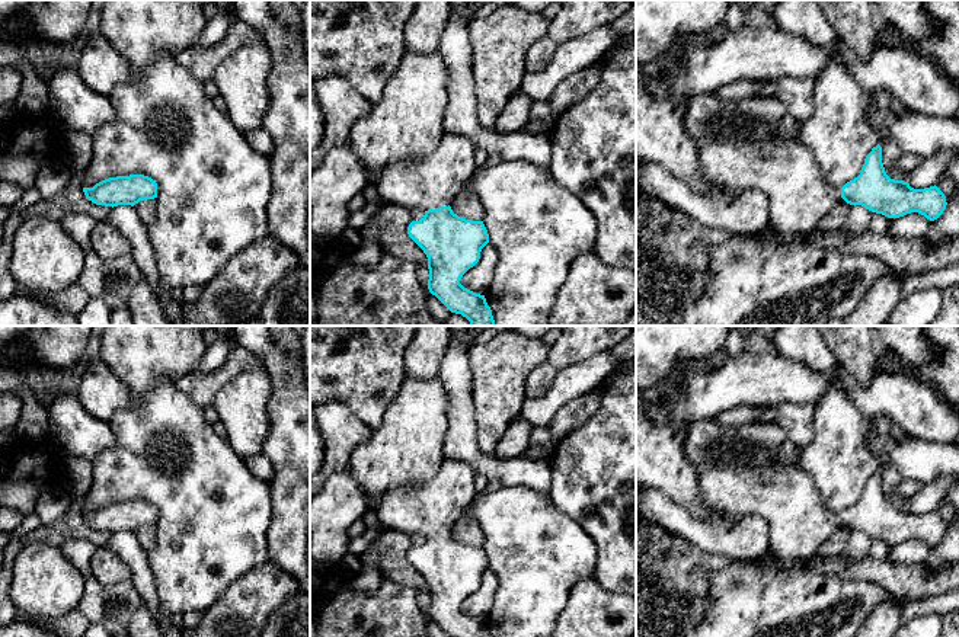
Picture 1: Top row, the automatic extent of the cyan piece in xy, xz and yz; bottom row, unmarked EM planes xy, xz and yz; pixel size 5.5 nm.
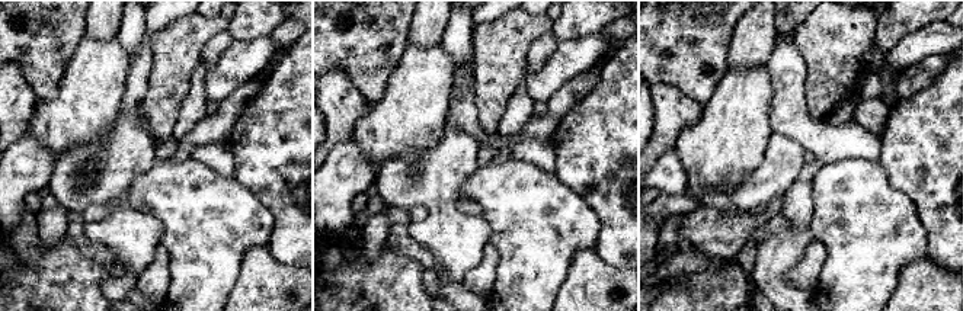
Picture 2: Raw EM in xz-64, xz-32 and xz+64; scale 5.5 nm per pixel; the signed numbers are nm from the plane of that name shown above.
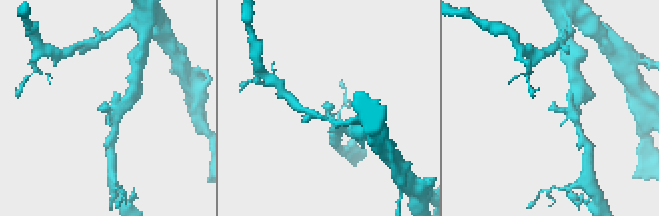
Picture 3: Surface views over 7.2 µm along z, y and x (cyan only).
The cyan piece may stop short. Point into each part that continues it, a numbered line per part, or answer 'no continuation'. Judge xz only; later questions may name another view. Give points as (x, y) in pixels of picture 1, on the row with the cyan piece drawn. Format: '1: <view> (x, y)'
1: xz (435, 181)

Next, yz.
1: yz (748, 144)

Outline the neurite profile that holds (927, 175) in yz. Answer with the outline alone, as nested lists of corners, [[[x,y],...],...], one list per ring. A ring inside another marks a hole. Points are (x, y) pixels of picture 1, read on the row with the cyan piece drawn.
[[[942,151],[933,157],[926,159],[926,161],[918,169],[910,173],[907,182],[914,189],[924,189],[937,185],[937,180],[943,173],[946,164],[956,154],[956,151]]]

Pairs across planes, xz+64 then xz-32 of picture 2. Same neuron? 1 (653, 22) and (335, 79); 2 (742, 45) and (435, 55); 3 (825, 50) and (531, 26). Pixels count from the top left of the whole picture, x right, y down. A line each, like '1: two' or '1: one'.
1: two
2: two
3: one

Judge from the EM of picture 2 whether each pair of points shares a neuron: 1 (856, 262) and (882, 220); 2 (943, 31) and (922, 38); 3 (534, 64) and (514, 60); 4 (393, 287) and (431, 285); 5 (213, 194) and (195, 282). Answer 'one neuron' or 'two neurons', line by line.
1: one neuron
2: one neuron
3: two neurons
4: two neurons
5: one neuron

